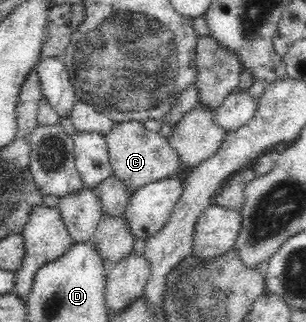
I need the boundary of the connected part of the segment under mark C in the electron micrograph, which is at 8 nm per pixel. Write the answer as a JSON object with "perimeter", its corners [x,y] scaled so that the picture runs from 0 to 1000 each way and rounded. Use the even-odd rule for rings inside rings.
{"perimeter":[[[376,376],[369,398],[340,425],[353,447],[359,512],[373,540],[402,562],[402,571],[435,590],[487,565],[552,553],[572,540],[601,540],[614,528],[601,509],[588,506],[595,491],[562,457],[552,432],[536,419],[487,407],[461,376]]]}

